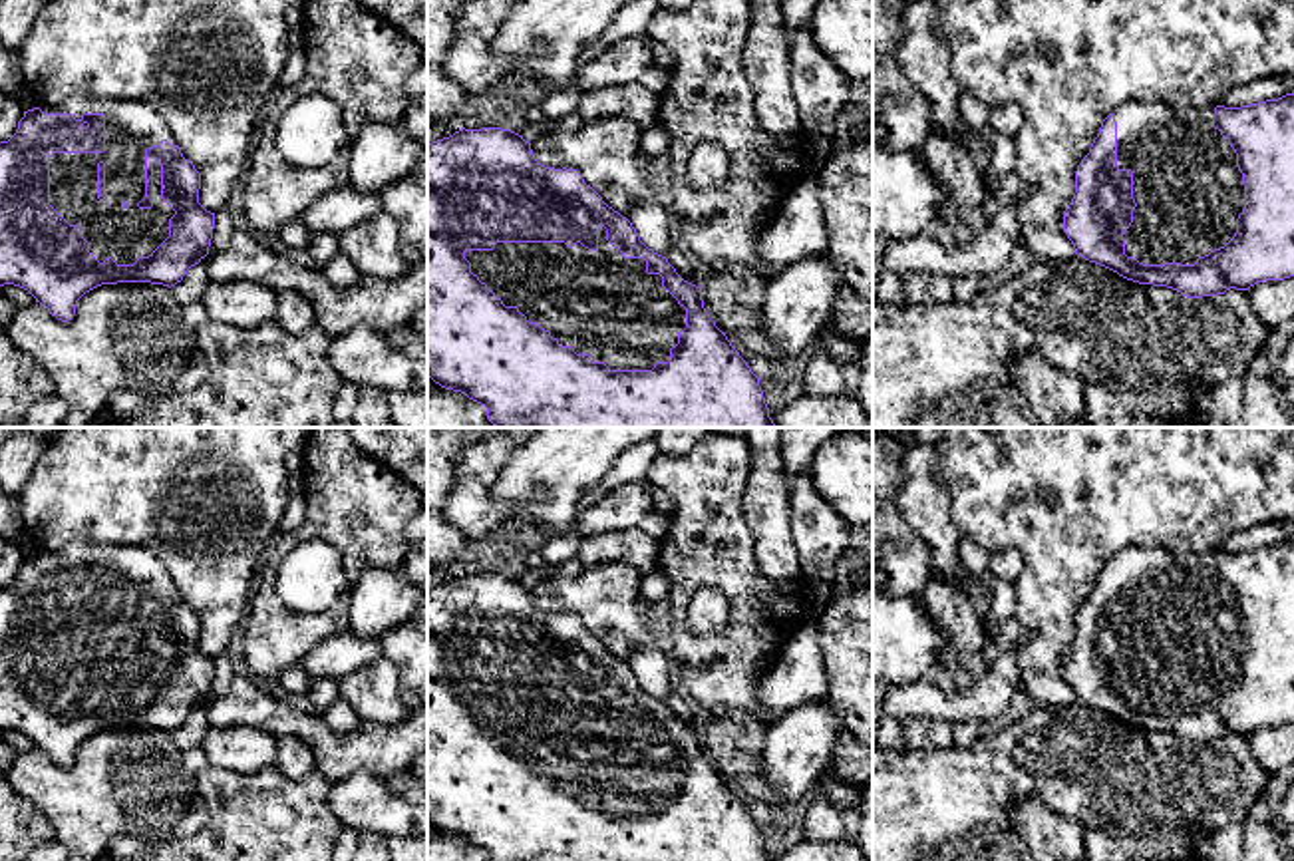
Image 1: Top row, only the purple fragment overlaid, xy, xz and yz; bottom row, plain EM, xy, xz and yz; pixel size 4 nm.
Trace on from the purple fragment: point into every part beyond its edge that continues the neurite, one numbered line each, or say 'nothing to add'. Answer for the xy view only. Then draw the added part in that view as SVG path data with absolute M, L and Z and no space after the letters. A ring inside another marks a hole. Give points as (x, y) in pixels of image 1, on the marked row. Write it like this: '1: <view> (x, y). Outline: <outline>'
1: xy (132, 126). Outline: M74 95L58 105L42 103L44 113L83 113L105 115L103 153L54 153L50 157L50 205L70 223L81 227L81 237L89 243L89 253L103 262L111 257L117 264L133 264L139 257L149 257L167 237L169 219L175 211L161 199L161 163L153 163L153 207L139 209L145 197L145 149L167 139L177 145L175 133L155 105L137 99L103 99ZM97 163L105 163L105 199L97 199Z

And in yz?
1: yz (1189, 191). Outline: M1125 101L1115 111L1117 167L1133 171L1133 223L1125 231L1125 255L1143 264L1195 264L1224 247L1244 209L1242 173L1228 139L1213 127L1214 107Z

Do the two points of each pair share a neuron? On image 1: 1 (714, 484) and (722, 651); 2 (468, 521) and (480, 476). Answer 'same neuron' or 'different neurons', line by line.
1: same neuron
2: same neuron

